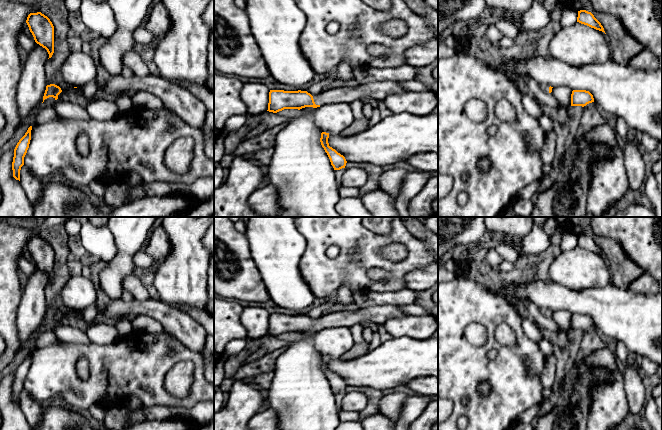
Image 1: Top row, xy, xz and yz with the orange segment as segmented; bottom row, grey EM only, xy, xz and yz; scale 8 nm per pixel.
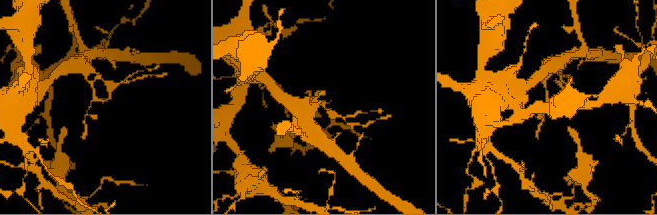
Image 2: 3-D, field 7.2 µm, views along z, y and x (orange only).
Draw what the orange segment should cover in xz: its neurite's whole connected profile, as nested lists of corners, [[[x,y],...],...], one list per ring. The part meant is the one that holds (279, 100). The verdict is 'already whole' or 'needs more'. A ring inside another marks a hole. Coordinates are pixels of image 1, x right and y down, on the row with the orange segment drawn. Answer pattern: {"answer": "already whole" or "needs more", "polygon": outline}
{"answer": "needs more", "polygon": [[[374,81],[356,86],[343,86],[323,91],[316,96],[301,90],[270,90],[267,111],[277,113],[284,109],[317,108],[329,103],[350,104],[355,100],[378,102],[391,94],[406,91],[398,81]]]}

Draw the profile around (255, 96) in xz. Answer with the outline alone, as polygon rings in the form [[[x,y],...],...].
[[[245,83],[240,98],[246,105],[248,116],[262,114],[268,110],[270,89],[261,83]]]

